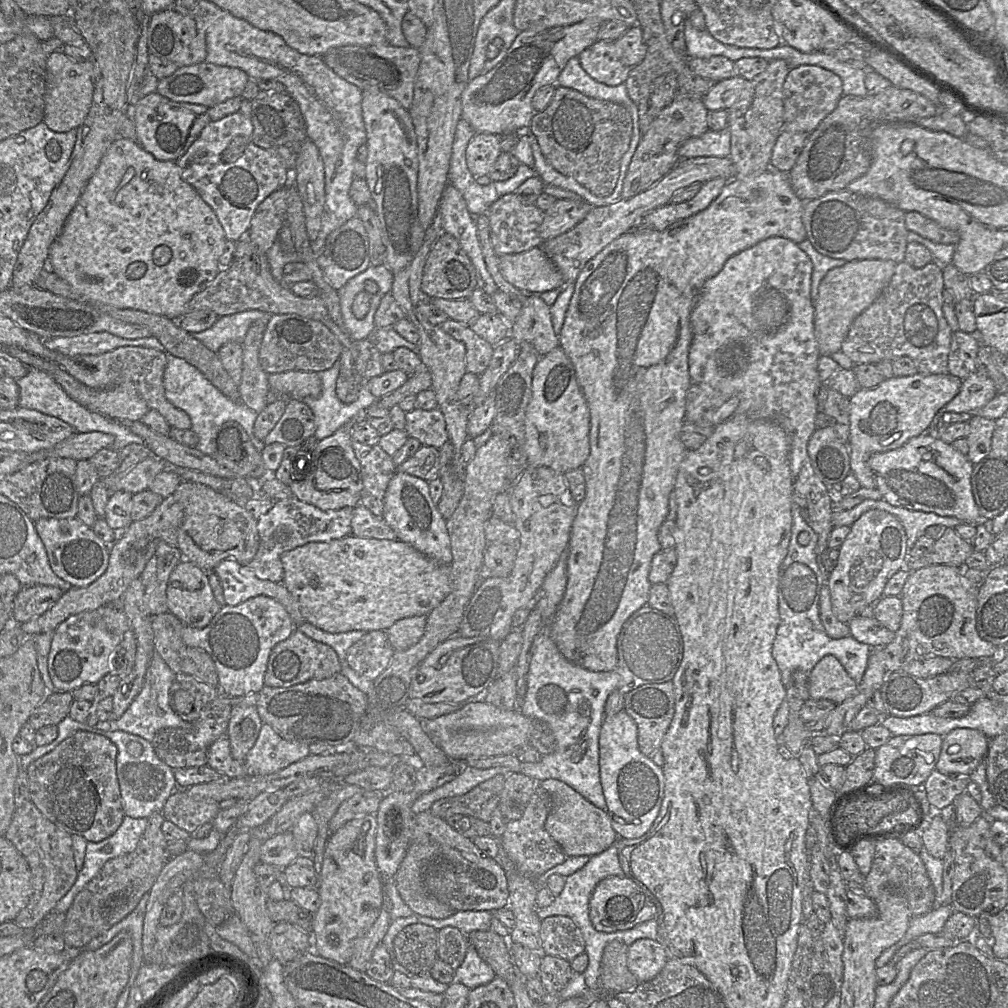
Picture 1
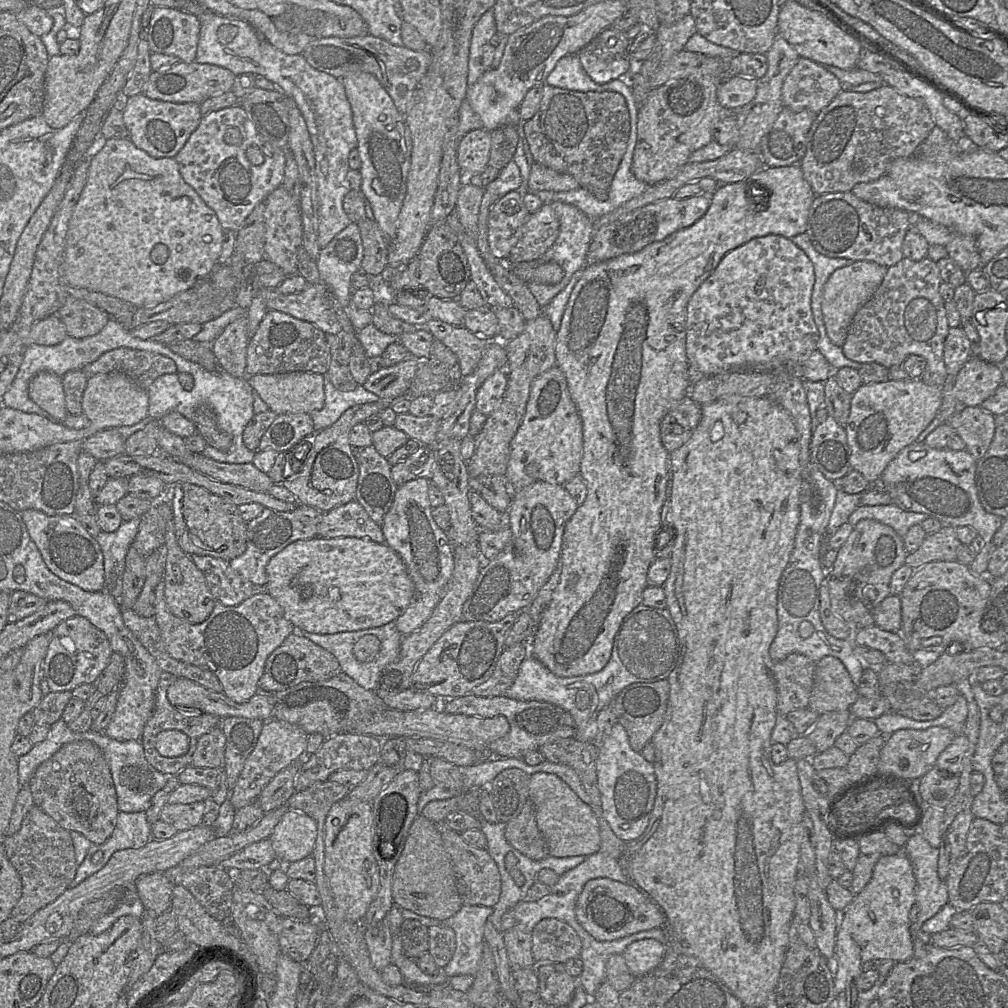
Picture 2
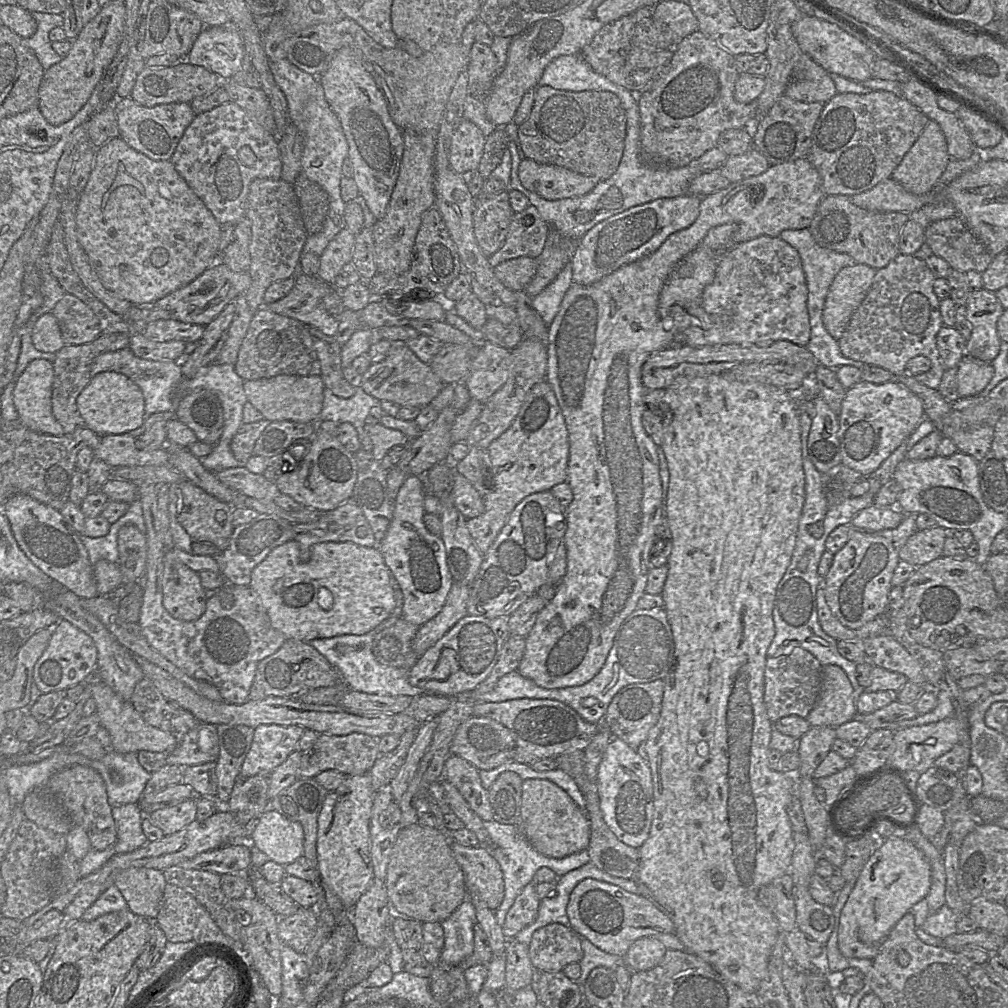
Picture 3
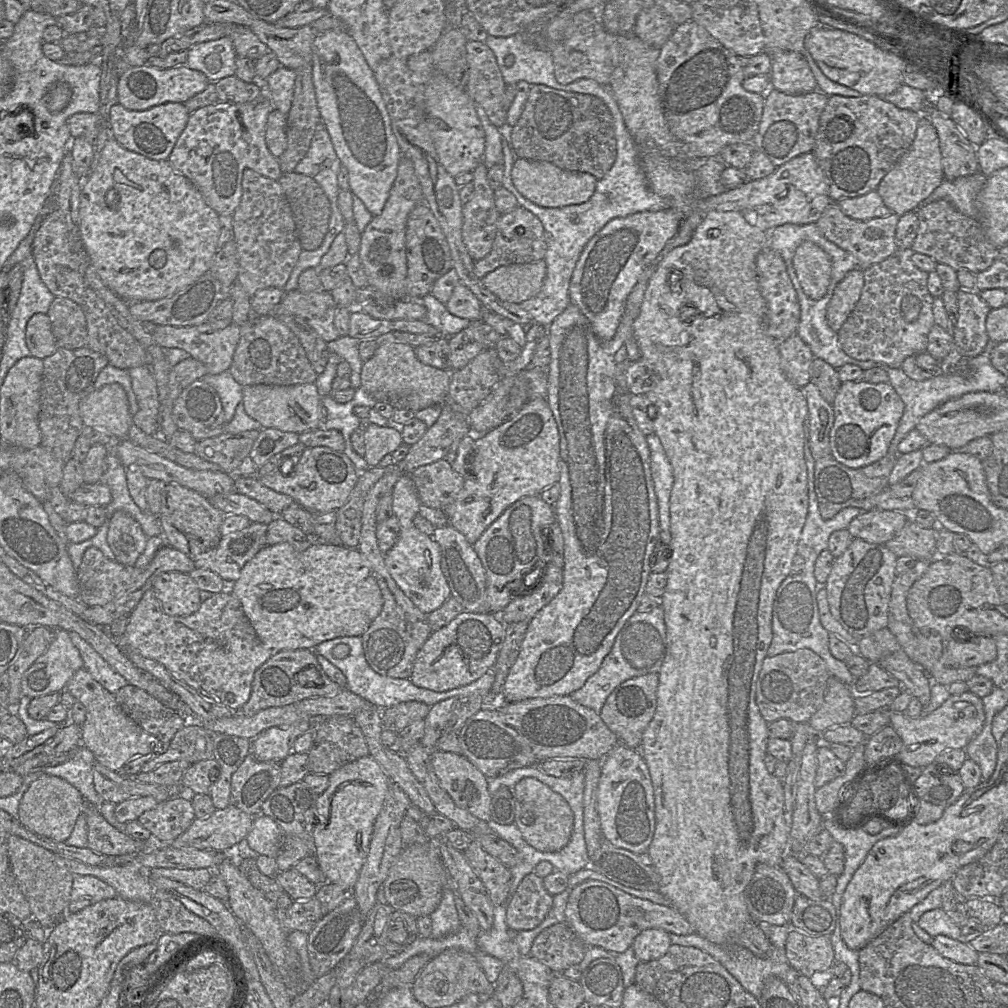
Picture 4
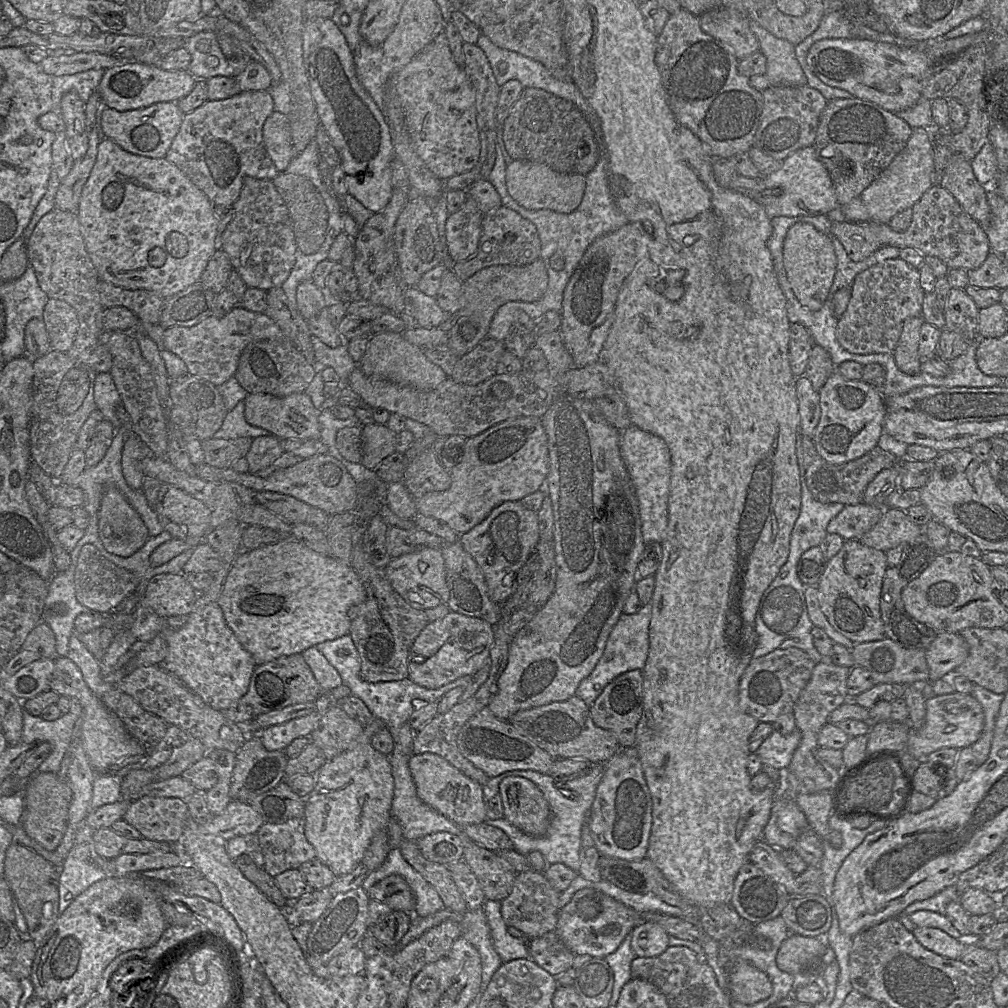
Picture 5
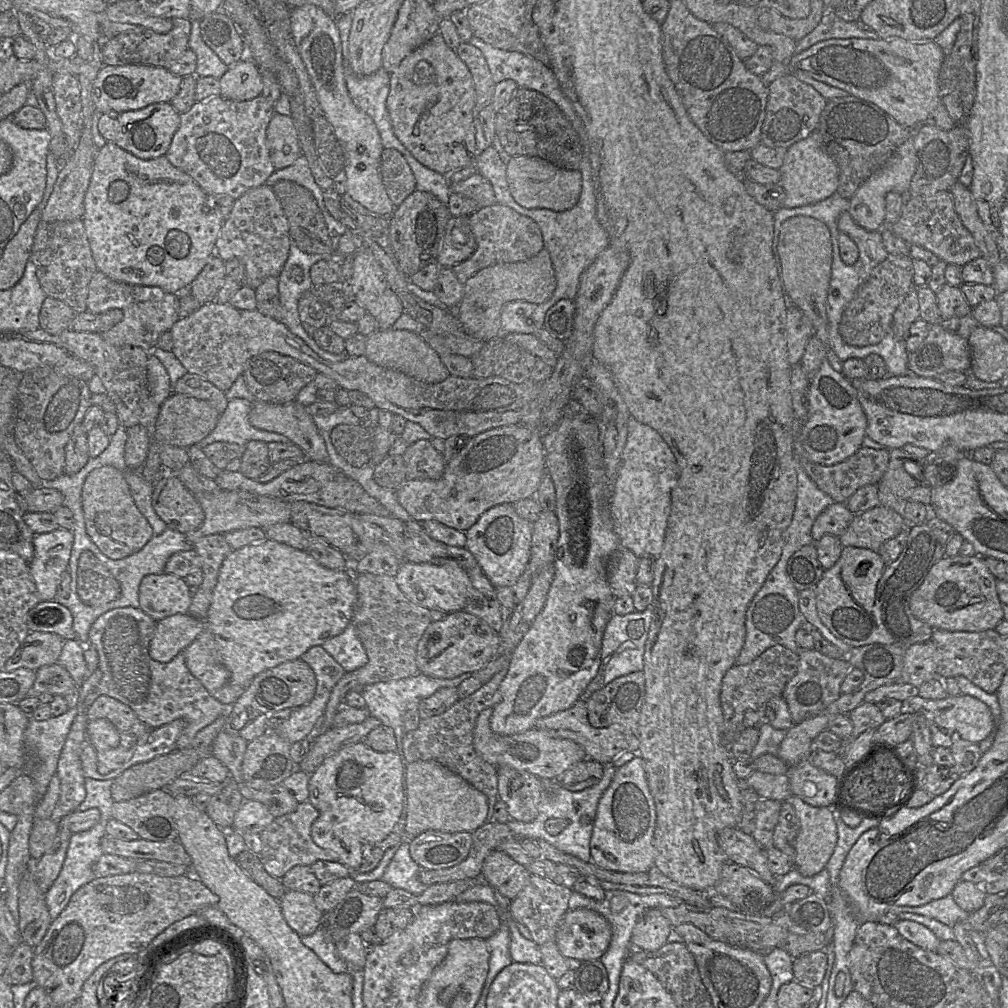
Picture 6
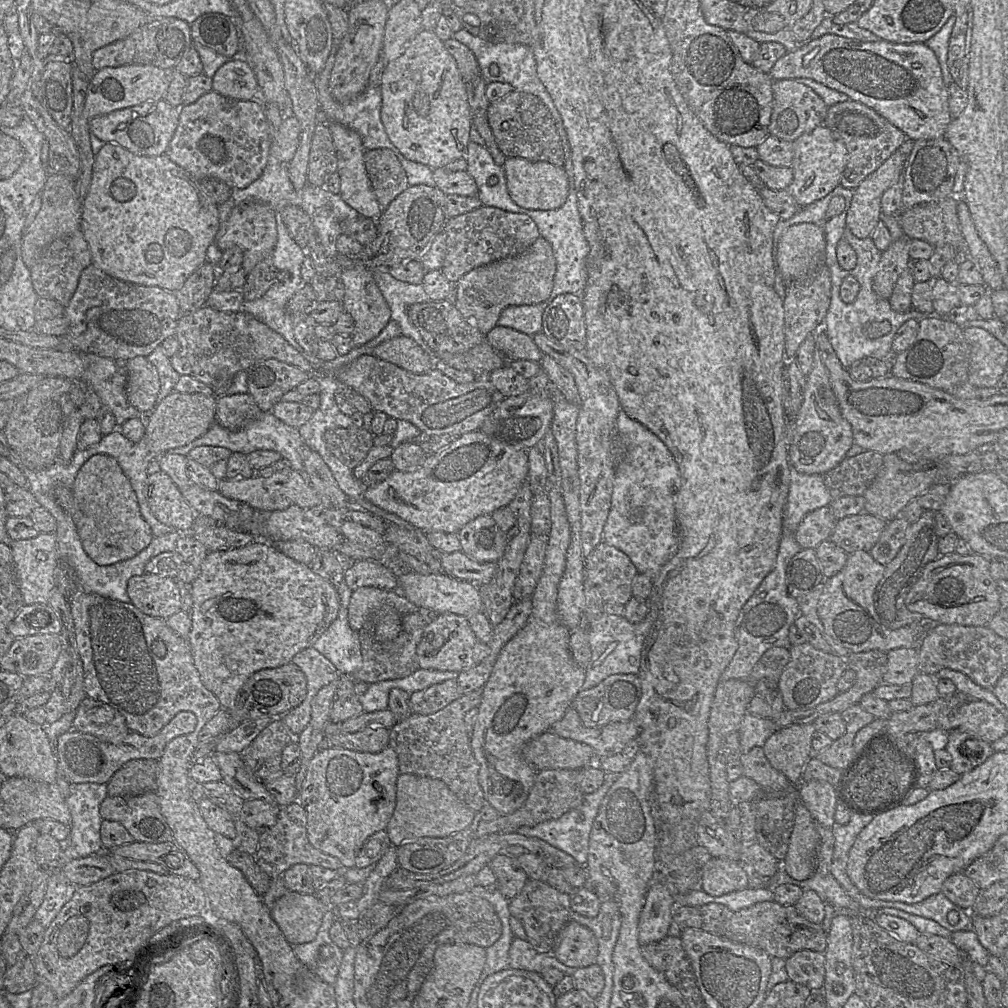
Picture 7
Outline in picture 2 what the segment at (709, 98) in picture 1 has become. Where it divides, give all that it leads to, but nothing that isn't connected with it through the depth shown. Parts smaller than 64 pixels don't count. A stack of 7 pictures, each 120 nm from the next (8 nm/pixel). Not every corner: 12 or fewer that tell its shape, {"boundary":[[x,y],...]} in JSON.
{"boundary":[[728,76],[717,88],[721,106],[736,111],[757,93],[758,80]]}

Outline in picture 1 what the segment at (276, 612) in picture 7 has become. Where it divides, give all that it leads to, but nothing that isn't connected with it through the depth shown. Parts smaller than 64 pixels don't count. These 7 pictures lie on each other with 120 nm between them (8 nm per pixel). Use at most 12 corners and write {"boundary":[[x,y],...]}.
{"boundary":[[351,534],[283,553],[305,622],[386,631],[428,615],[450,565]]}

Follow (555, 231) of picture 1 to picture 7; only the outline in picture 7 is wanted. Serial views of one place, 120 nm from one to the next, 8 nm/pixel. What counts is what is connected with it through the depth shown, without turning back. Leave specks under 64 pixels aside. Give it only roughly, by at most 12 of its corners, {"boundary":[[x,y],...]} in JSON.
{"boundary":[[485,205],[449,218],[441,272],[453,284],[525,252],[527,214]]}

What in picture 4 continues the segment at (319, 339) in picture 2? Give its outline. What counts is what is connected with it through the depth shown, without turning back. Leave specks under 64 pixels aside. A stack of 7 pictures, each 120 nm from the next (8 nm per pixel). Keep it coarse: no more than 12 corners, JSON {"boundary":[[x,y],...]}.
{"boundary":[[274,314],[241,327],[229,371],[244,386],[314,383],[318,374]]}

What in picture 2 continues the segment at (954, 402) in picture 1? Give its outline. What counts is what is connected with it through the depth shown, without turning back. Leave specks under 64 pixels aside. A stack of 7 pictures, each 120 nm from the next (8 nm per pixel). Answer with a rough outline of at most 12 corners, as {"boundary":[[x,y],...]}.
{"boundary":[[971,356],[953,394],[977,407],[1002,384],[1001,365]]}

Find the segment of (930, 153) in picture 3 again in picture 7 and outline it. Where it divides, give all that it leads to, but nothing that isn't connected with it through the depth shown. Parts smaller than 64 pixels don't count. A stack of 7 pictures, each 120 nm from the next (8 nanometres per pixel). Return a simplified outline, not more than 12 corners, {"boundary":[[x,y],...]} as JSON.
{"boundary":[[896,150],[854,190],[846,227],[860,239],[881,219],[883,193],[903,175]]}

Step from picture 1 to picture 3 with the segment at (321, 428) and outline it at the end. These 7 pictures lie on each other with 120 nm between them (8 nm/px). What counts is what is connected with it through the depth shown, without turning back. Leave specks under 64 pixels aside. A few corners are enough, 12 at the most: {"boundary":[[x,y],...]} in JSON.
{"boundary":[[360,386],[351,398],[324,388],[320,421],[352,424],[362,442],[364,422],[381,401]]}

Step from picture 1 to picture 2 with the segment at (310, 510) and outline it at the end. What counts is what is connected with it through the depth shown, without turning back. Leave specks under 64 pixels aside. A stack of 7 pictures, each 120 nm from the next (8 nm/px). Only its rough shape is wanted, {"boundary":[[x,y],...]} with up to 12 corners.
{"boundary":[[302,504],[265,507],[247,522],[246,550],[229,561],[266,586],[270,559],[317,537],[322,511]]}

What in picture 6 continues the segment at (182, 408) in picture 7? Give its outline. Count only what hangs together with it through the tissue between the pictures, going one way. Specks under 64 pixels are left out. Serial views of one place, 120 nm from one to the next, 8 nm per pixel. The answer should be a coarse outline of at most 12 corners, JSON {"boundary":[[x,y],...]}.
{"boundary":[[173,393],[160,405],[153,442],[188,449],[216,427],[209,403]]}

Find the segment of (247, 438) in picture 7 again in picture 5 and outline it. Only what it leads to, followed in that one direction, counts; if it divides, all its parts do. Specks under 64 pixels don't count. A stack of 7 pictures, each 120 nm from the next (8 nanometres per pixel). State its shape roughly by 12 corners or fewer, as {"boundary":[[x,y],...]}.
{"boundary":[[244,401],[228,411],[216,439],[268,436],[245,420]]}

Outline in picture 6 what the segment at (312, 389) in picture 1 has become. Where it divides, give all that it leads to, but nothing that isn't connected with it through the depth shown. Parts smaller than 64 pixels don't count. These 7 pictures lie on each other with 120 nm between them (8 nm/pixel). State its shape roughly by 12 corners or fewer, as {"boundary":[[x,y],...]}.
{"boundary":[[255,400],[249,422],[285,436],[305,459],[327,462],[302,404]]}

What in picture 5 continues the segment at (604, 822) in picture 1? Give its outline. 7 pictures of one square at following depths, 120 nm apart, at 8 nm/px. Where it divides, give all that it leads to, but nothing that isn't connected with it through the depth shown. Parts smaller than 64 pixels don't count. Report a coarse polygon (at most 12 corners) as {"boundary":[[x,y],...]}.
{"boundary":[[507,776],[499,788],[505,819],[543,837],[552,814],[538,786]]}

